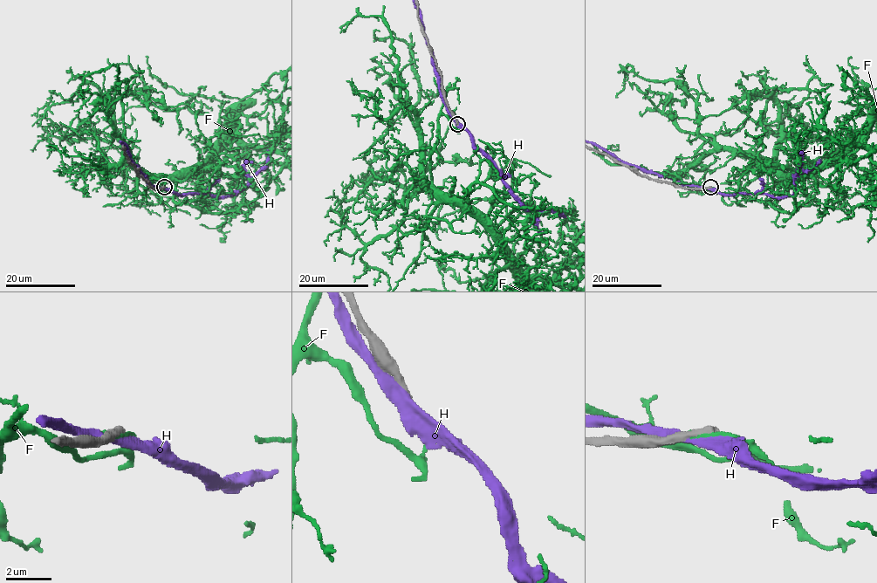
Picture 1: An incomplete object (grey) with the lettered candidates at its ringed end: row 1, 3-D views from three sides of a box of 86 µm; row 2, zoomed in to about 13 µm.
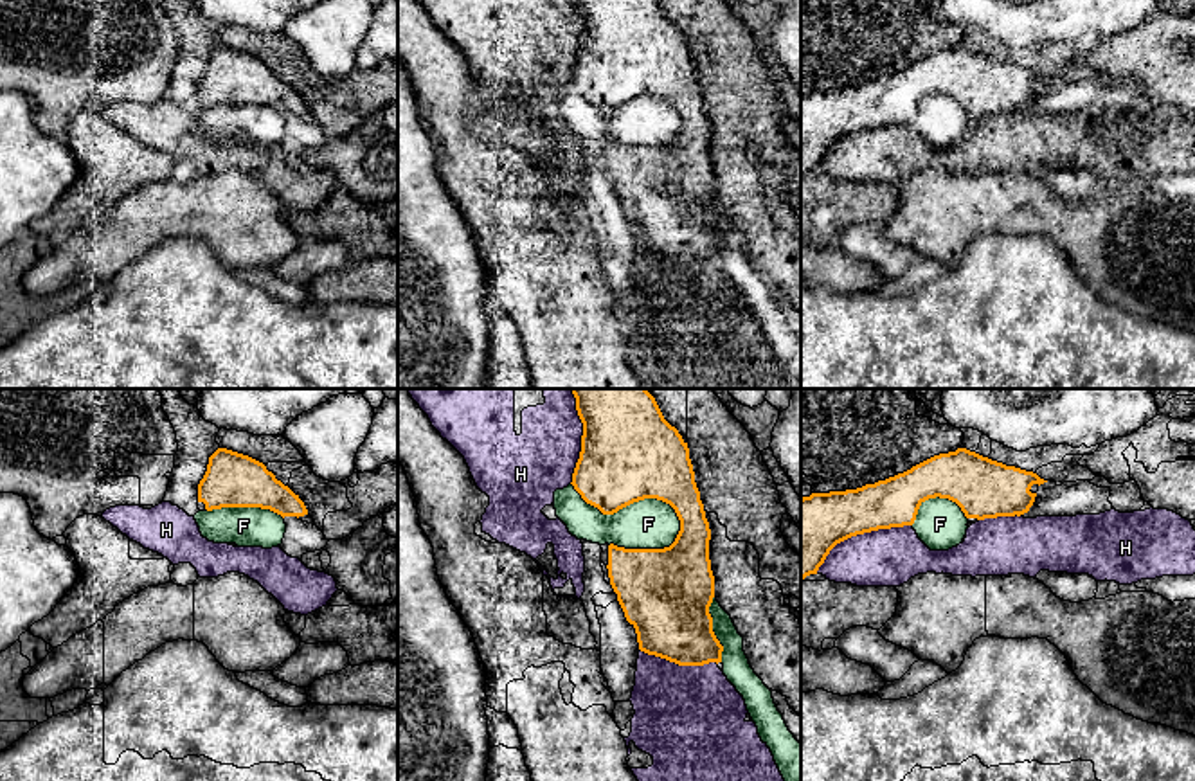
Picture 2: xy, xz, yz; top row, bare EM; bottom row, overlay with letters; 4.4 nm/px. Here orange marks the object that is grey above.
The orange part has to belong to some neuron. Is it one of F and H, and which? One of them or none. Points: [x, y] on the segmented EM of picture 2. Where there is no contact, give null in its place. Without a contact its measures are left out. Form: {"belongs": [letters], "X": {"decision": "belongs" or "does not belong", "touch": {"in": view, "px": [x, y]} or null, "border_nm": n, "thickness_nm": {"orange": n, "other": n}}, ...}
{"belongs": [], "F": {"decision": "does not belong", "touch": {"in": "xz", "px": [630, 502]}, "border_nm": 550, "thickness_nm": {"orange": 440, "other": 220}}, "H": {"decision": "does not belong", "touch": {"in": "yz", "px": [859, 533]}, "border_nm": 480, "thickness_nm": {"orange": 300, "other": 260}}}

